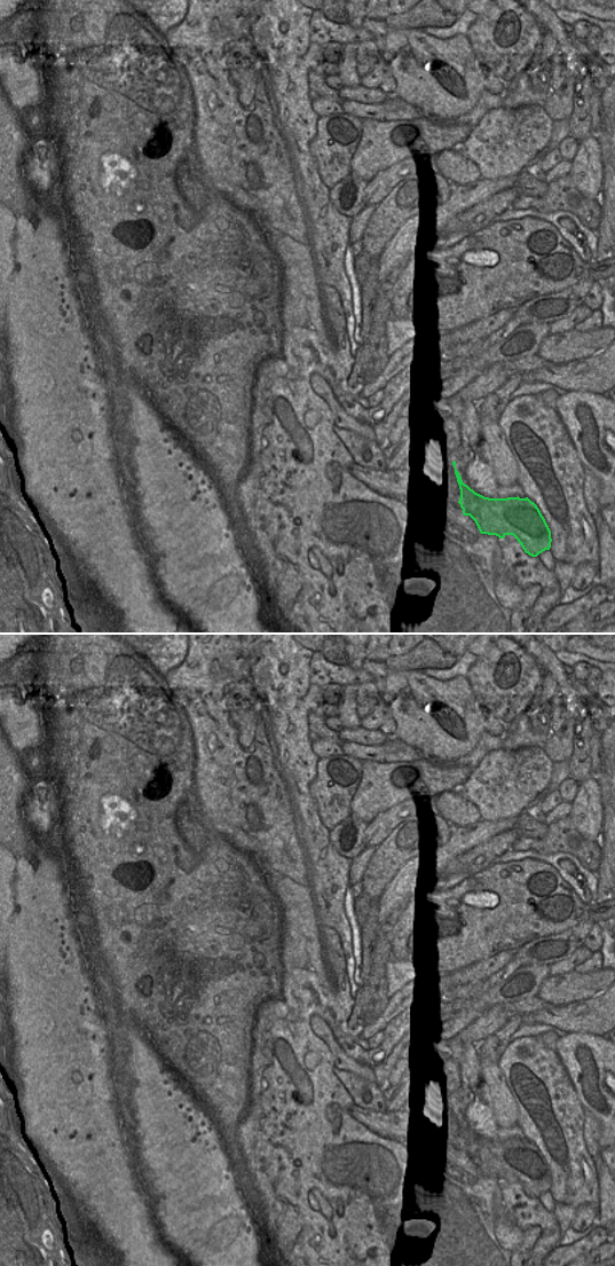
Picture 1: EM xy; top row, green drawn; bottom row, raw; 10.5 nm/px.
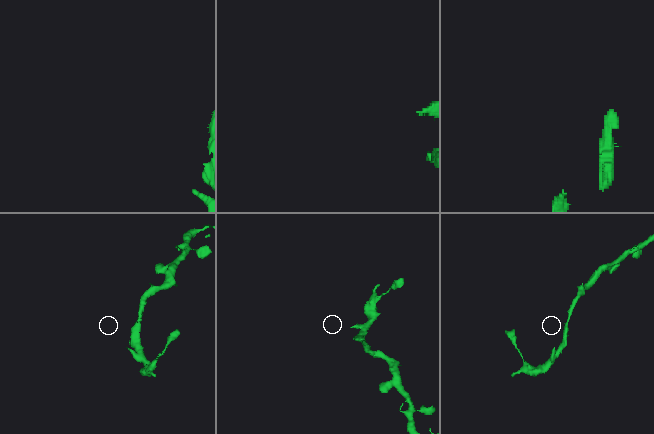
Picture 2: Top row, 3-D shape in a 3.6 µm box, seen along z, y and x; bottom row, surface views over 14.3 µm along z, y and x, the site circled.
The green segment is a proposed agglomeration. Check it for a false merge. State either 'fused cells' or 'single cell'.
fused cells

